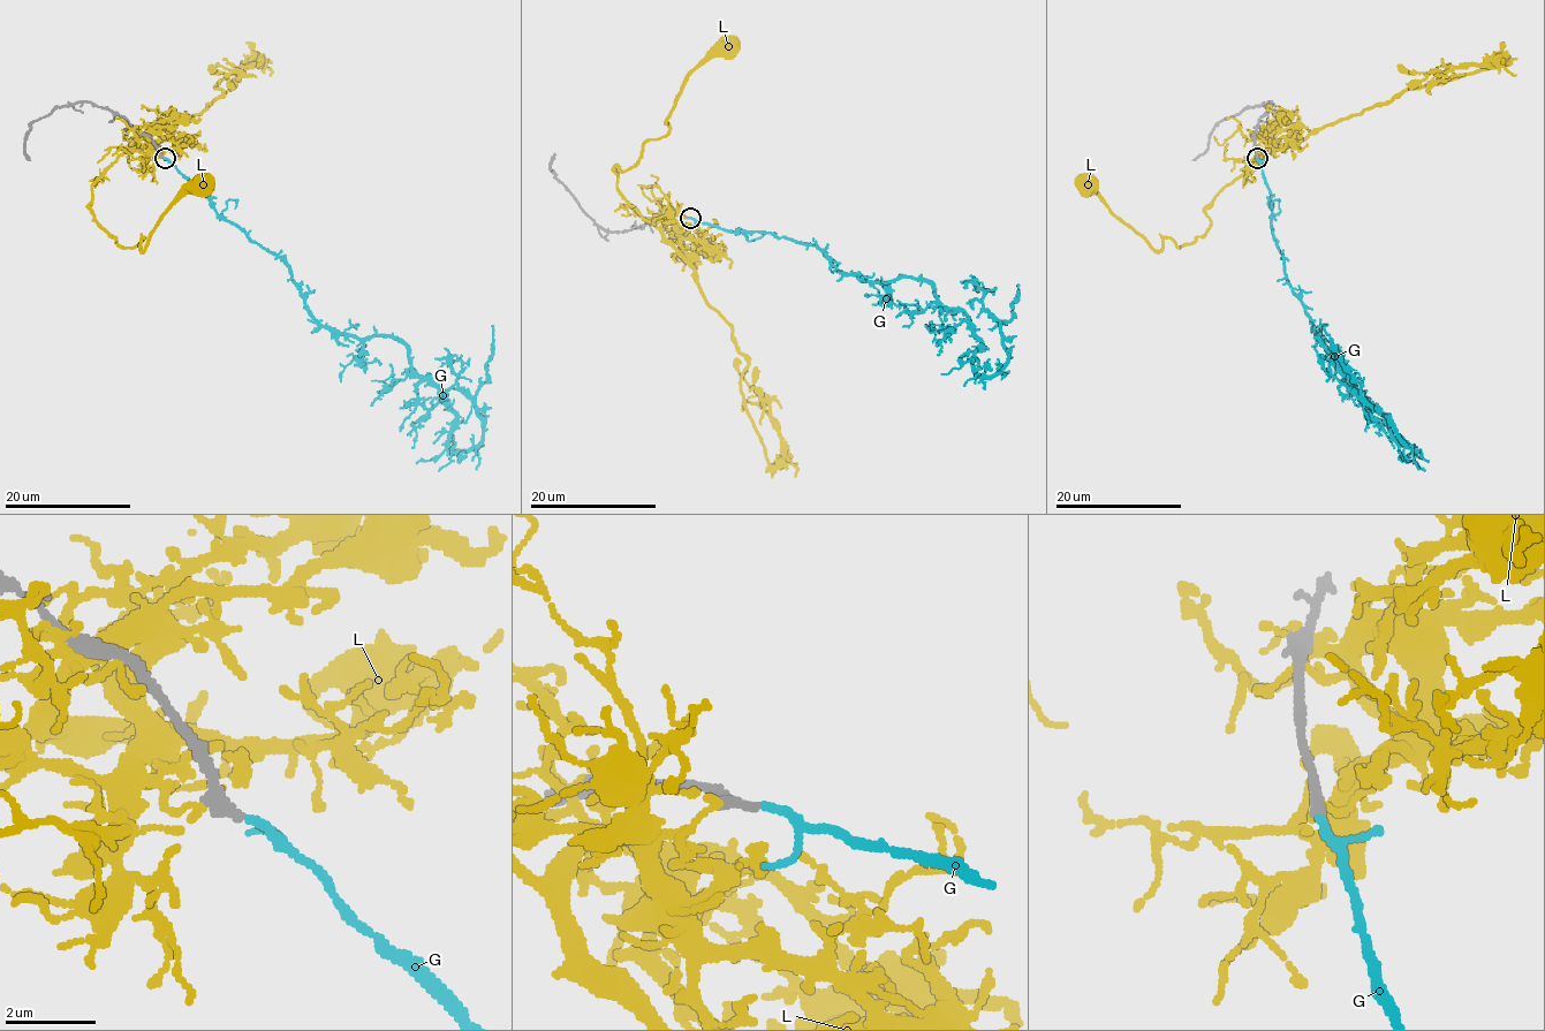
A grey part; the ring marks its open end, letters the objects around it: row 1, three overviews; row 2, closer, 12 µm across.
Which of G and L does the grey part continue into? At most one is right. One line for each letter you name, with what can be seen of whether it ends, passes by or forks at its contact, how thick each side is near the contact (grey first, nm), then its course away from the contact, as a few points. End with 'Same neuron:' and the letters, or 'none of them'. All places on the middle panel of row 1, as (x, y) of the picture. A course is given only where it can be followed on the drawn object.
G: it passes by | 240/140 nm | via (690, 218), (813, 244), (869, 281), (924, 278), (967, 316), (979, 376), (1006, 363), (1001, 321), (1019, 286)
Same neuron: G

